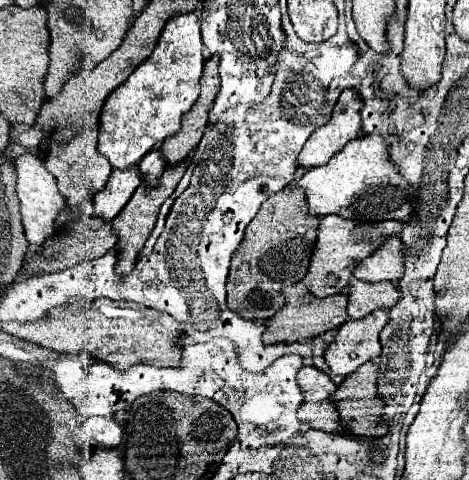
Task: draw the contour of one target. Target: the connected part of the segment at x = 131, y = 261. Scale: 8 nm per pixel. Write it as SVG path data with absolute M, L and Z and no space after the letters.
M181 161L179 165L171 165L171 167L165 167L165 173L161 175L161 183L153 189L147 189L145 185L141 185L133 197L129 199L129 203L123 207L123 211L119 213L117 219L113 219L113 233L117 233L117 255L119 255L119 261L115 265L115 273L121 277L125 273L129 273L139 257L139 251L143 249L153 225L155 225L155 219L157 219L157 213L163 205L163 201L175 191L177 183L181 181L185 169L187 169L187 161Z

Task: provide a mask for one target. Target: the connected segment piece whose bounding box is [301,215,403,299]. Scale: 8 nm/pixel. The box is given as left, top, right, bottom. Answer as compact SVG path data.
M323 215L319 219L317 227L317 241L311 255L309 269L303 277L303 285L309 287L309 291L315 297L329 297L335 293L343 293L343 289L349 285L349 279L353 277L353 267L365 259L369 253L377 249L385 241L385 237L397 235L401 231L401 221L353 221L353 219L341 219L337 215Z

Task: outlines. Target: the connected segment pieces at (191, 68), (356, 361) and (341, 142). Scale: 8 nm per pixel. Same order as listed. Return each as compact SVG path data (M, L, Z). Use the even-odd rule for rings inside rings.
M195 13L177 15L167 21L159 43L153 53L123 81L105 101L103 113L99 119L99 153L105 155L115 169L129 169L145 157L145 153L153 151L159 143L173 137L177 129L181 129L181 117L191 109L191 105L199 97L199 77L205 65L203 57L203 41L199 33L199 19Z
M373 311L369 317L347 321L339 327L333 343L325 349L325 363L329 375L349 375L365 361L381 353L379 333L387 323L387 311Z
M345 89L335 107L327 125L315 129L307 143L303 145L297 165L299 167L317 167L325 165L335 153L339 153L347 141L355 139L361 129L361 97L353 89Z

